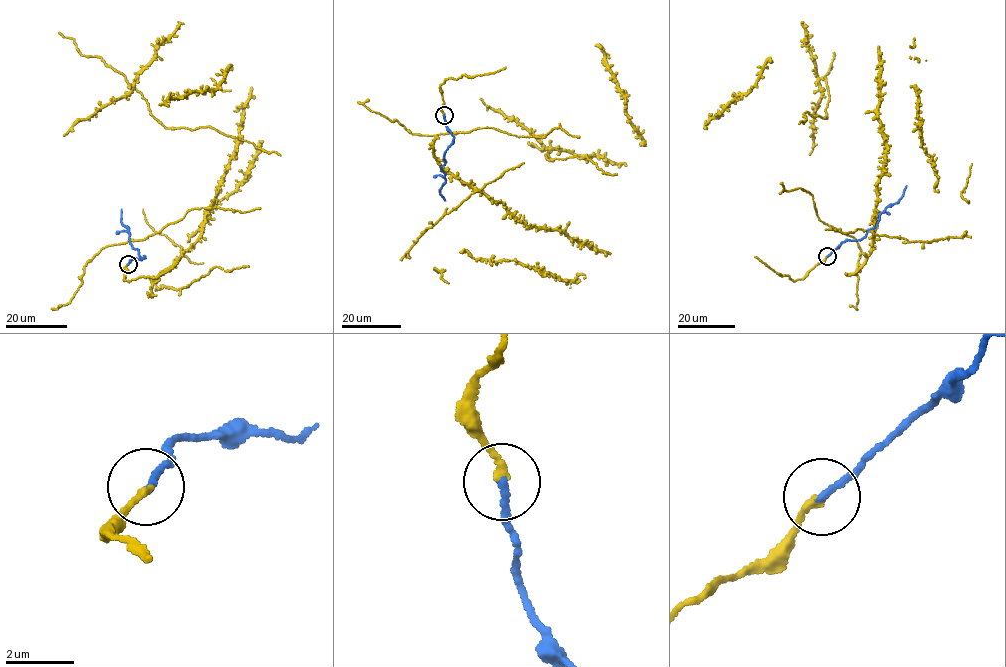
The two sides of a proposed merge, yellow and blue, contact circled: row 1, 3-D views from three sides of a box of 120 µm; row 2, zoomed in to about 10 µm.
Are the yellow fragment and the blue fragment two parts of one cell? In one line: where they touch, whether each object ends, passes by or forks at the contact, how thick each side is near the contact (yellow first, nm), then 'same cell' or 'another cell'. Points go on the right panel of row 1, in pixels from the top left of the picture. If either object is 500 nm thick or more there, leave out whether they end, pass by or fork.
place (827, 256); yellow ends; blue ends; calibres 200 and 200 nm; same cell

